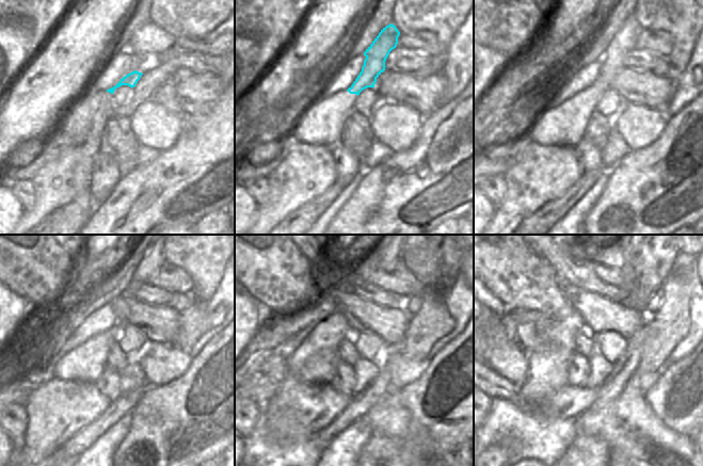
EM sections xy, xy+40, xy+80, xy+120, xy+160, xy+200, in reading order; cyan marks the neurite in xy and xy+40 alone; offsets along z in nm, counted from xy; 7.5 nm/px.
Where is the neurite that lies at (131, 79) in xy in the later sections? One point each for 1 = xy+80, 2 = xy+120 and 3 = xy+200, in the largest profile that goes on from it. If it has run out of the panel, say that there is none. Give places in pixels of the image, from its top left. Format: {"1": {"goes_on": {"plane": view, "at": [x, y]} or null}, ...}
{"1": {"goes_on": {"plane": "xy+80", "at": [624, 41]}}, "2": {"goes_on": {"plane": "xy+120", "at": [152, 262]}}, "3": {"goes_on": {"plane": "xy+200", "at": [628, 256]}}}

